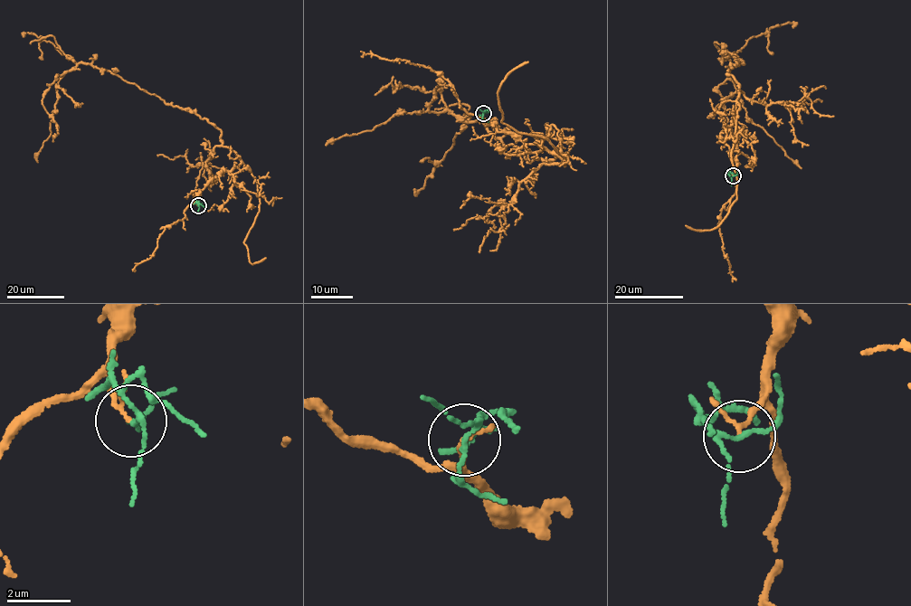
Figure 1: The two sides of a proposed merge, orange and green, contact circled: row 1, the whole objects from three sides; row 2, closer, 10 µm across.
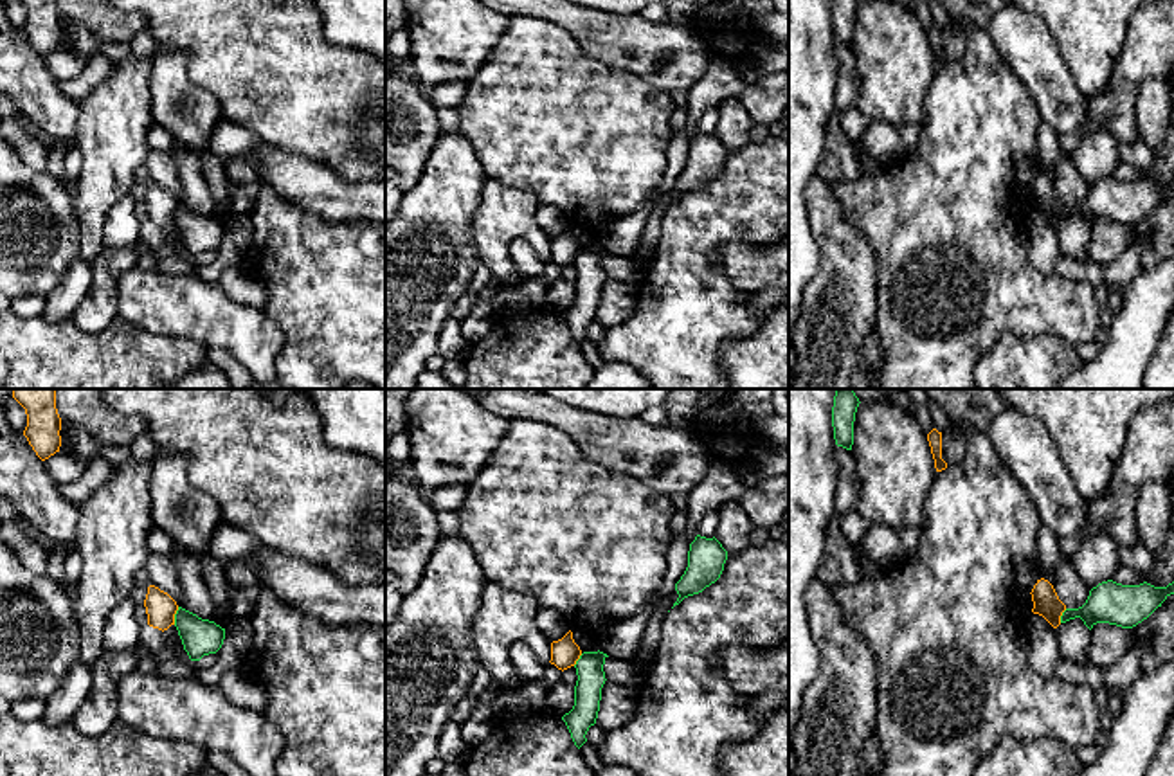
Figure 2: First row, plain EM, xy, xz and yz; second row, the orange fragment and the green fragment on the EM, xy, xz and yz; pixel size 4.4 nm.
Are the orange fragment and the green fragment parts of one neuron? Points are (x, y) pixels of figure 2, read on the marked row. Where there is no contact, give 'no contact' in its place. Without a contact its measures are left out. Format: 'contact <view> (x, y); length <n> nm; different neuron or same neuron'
contact xy (173, 616); length 80 nm; different neuron

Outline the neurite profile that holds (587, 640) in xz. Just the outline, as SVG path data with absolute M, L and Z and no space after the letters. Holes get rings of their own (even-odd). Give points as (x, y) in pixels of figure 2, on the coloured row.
M571 628L574 643L580 646L582 654L583 652L598 652L600 650L600 641L603 632L594 632L594 630L583 630L583 628Z

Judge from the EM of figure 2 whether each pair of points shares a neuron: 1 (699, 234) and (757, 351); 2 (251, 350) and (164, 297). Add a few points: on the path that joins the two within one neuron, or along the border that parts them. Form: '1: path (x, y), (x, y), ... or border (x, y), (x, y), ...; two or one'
1: border (767, 312), (749, 335), (722, 346), (722, 369); two
2: path (229, 328), (200, 310), (186, 306); one

